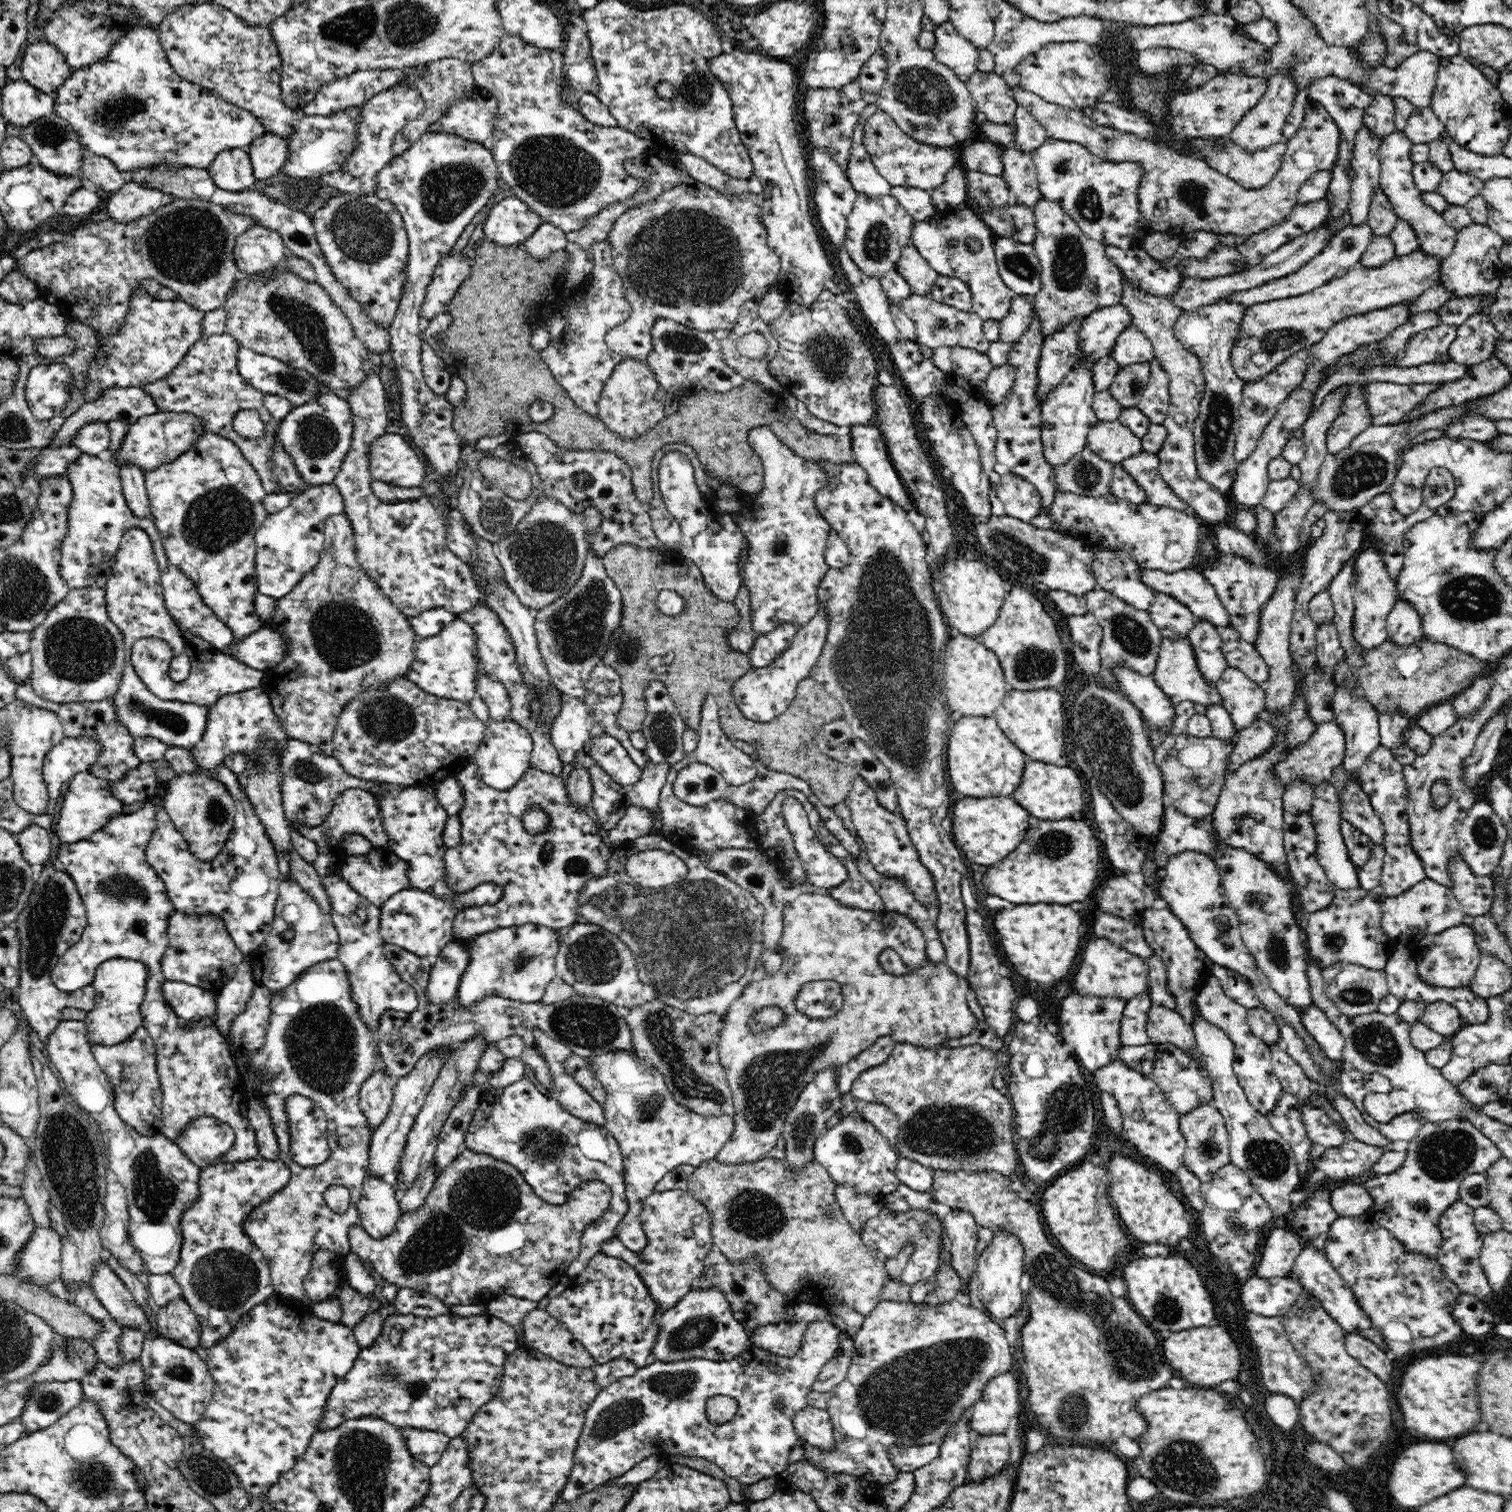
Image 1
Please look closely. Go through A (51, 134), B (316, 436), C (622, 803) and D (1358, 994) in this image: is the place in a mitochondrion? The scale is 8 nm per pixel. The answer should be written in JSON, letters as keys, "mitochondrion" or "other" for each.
{"A":"mitochondrion","B":"mitochondrion","C":"other","D":"mitochondrion"}

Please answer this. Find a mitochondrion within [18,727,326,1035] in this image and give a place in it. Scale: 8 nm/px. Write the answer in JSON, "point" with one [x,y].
{"point":[48,914]}

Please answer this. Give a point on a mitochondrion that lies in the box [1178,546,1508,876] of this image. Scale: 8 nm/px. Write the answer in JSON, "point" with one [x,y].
{"point":[1469,597]}

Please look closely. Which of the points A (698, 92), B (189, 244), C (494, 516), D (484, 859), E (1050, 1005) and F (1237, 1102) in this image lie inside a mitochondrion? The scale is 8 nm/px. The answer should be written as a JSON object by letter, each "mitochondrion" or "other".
{"A":"mitochondrion","B":"mitochondrion","C":"mitochondrion","D":"other","E":"other","F":"other"}

